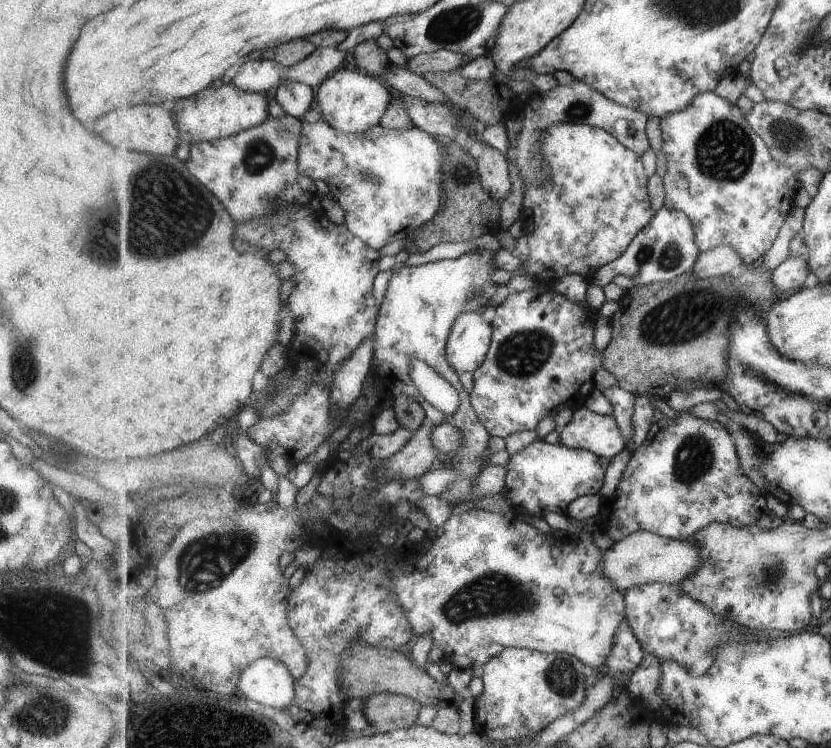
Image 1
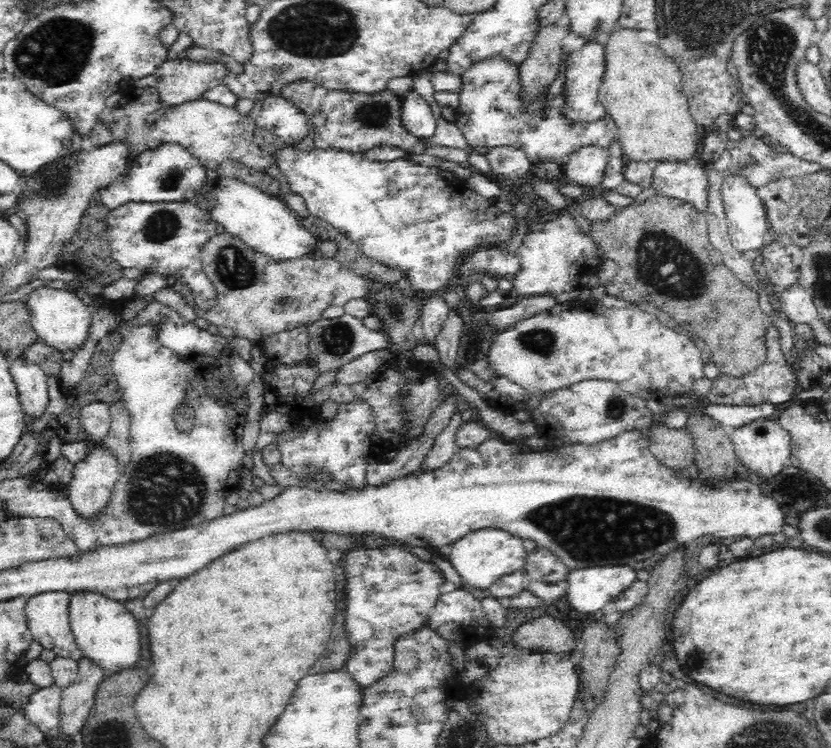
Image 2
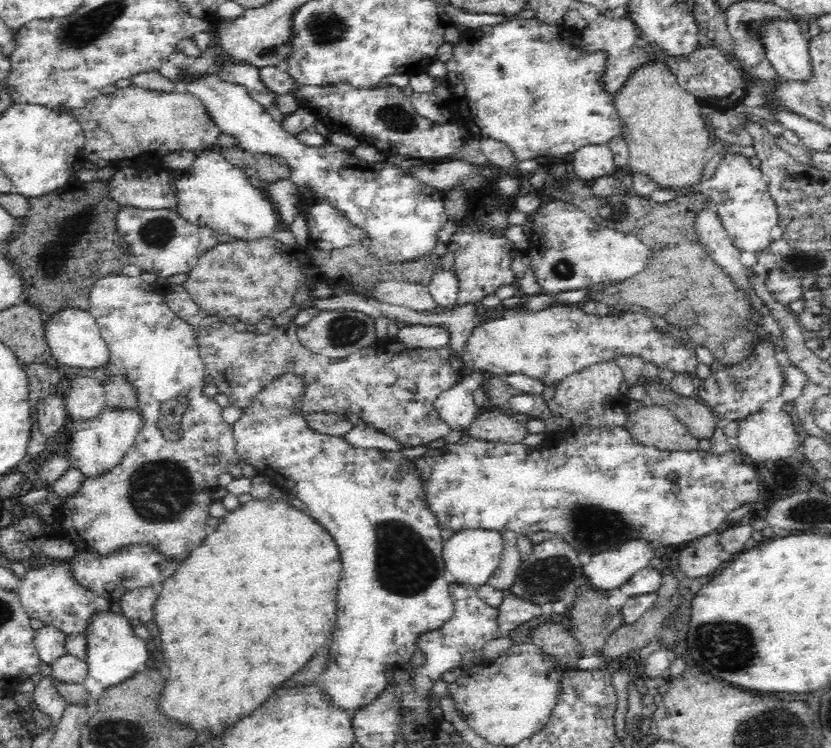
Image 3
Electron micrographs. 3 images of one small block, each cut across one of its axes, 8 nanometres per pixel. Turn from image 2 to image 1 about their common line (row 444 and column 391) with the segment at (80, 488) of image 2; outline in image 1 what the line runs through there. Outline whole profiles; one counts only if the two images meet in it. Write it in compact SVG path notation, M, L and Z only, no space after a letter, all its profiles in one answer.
M343 68L328 75L317 90L316 98L315 105L319 106L335 128L346 133L364 133L383 120L394 99L394 91L381 76L376 77L363 70L351 71Z

